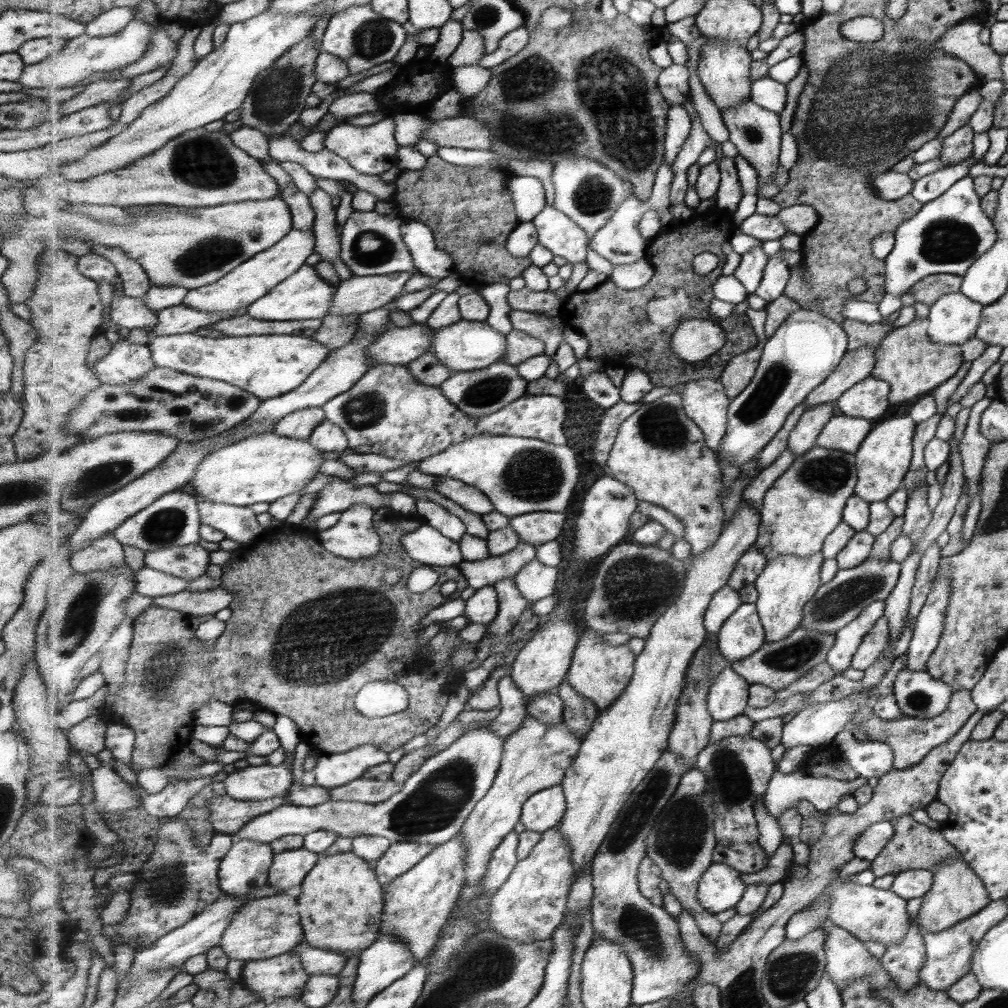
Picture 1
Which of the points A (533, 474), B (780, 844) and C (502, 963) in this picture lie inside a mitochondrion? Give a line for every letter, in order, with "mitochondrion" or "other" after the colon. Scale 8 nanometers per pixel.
A: mitochondrion
B: other
C: mitochondrion

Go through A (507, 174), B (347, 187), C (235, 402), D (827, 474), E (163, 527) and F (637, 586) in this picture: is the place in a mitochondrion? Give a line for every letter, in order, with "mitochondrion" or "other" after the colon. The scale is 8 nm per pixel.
A: other
B: other
C: other
D: mitochondrion
E: mitochondrion
F: mitochondrion

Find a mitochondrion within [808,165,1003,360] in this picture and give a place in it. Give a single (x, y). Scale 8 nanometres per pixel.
(946, 239)

